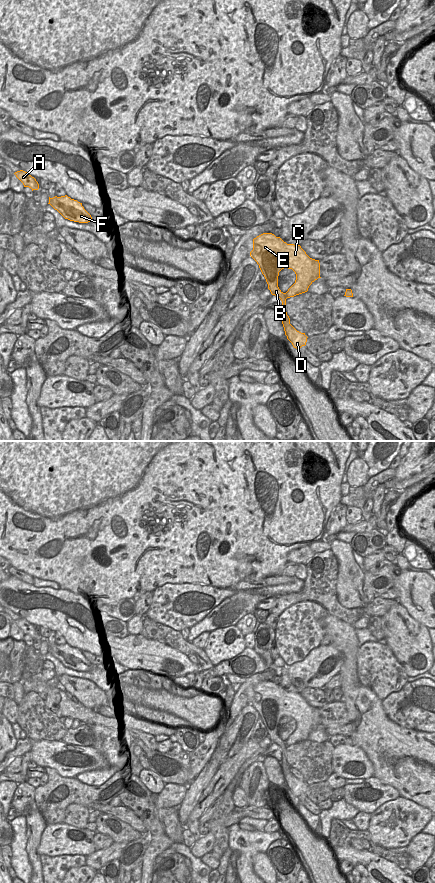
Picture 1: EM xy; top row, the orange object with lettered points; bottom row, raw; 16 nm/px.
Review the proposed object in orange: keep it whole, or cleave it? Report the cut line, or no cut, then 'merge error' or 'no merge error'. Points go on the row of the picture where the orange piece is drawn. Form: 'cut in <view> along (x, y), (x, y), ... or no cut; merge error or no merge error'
no cut; no merge error

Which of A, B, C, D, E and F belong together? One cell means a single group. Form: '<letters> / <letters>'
A B C D E F

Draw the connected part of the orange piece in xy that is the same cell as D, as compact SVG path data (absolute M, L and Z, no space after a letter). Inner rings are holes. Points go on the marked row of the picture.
M263 233L253 239L253 250L250 252L250 256L259 265L259 268L266 279L268 289L270 290L271 294L279 297L282 301L282 312L280 317L287 339L296 349L305 346L308 337L305 335L305 333L297 331L290 324L290 318L286 312L286 299L307 292L309 286L315 280L321 278L319 260L310 258L300 245L287 244L280 237L276 237L272 233ZM284 268L292 269L296 274L295 283L288 289L286 293L283 293L278 287L279 272Z

